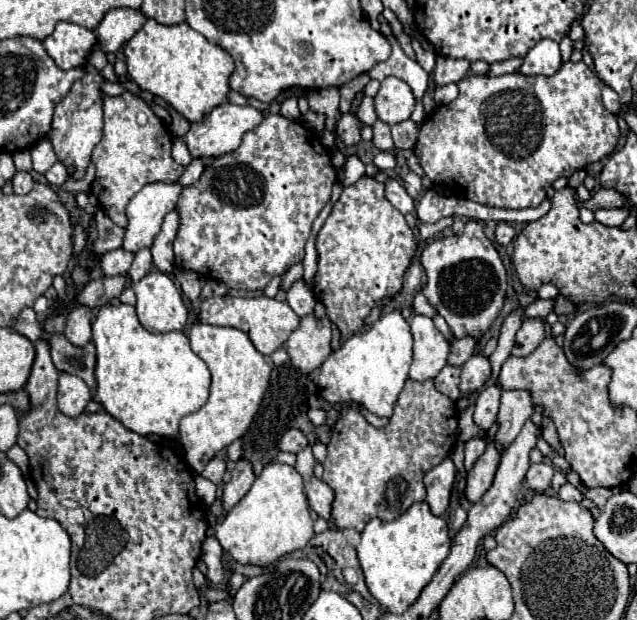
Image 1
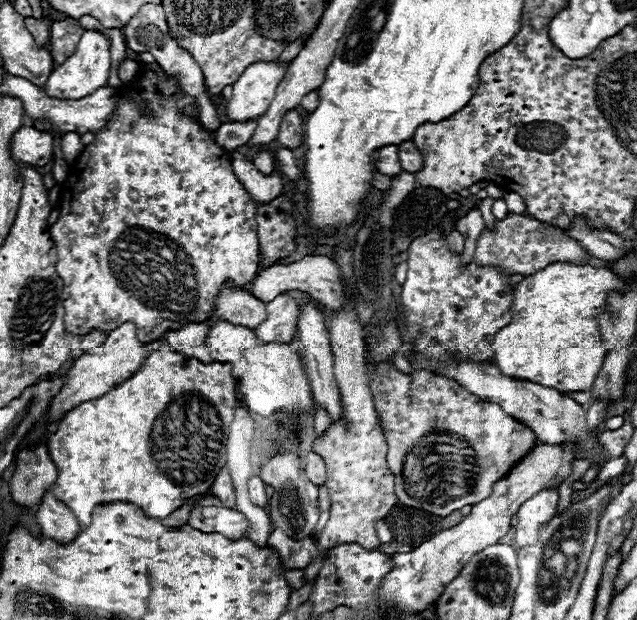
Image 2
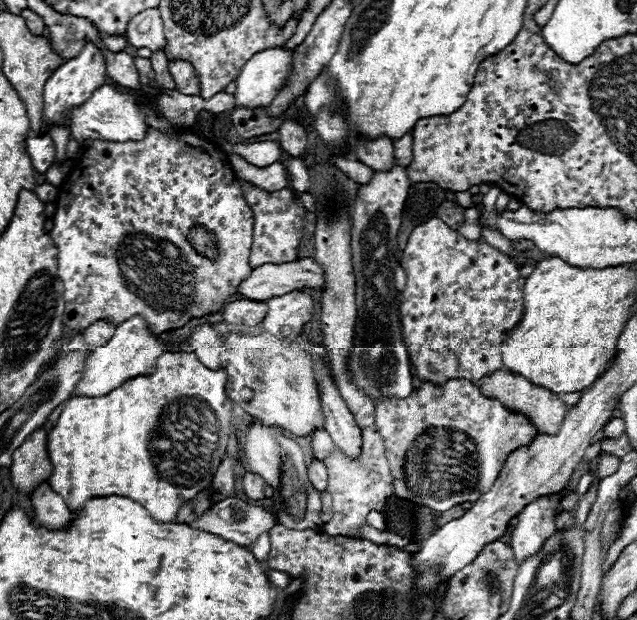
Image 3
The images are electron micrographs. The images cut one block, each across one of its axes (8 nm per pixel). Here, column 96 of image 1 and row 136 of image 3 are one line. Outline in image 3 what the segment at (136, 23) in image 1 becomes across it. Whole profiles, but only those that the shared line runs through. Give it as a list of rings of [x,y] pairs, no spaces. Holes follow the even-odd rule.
[[[28,134],[26,140],[24,140],[24,146],[26,146],[26,152],[30,156],[32,166],[38,172],[44,174],[54,162],[54,142],[52,142],[52,138],[50,136]]]

